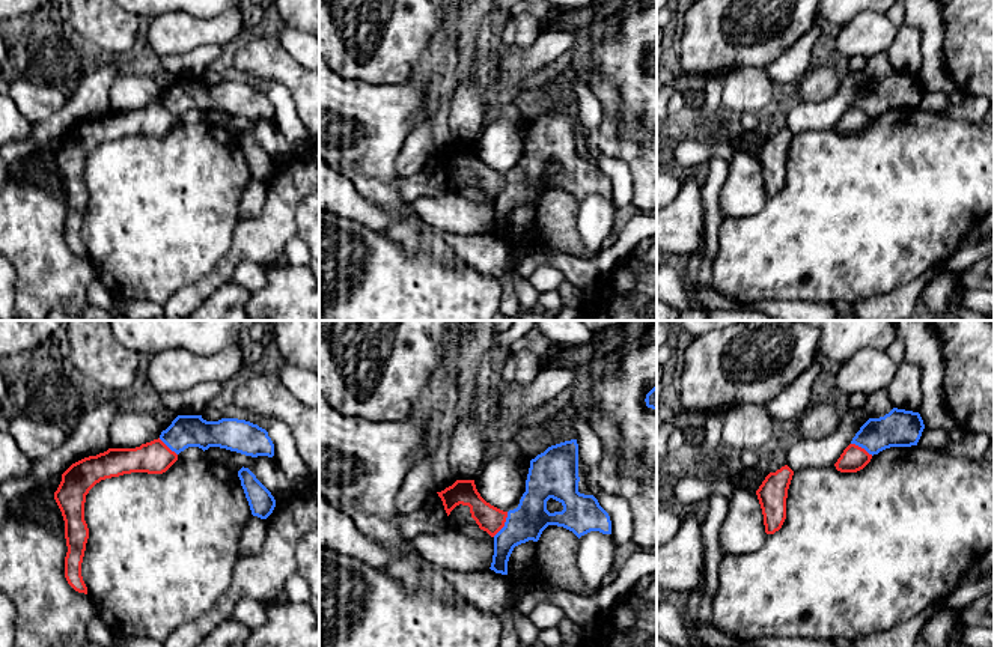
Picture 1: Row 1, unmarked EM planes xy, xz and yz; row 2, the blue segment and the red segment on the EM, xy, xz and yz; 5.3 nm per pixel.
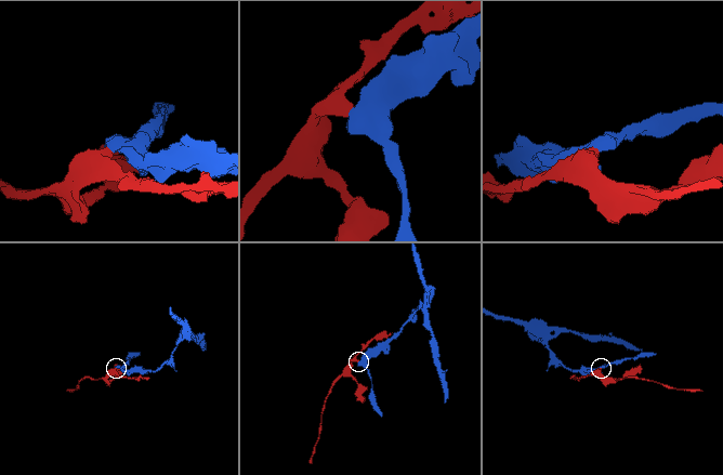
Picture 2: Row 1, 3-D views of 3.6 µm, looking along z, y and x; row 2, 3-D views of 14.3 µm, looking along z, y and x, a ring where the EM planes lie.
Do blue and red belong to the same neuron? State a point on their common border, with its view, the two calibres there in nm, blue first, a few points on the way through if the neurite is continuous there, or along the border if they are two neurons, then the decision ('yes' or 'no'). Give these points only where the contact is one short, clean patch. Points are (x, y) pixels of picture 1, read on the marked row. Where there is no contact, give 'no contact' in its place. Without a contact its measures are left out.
xz (505, 524) | 190/140 nm | along xz (508, 512), (505, 524), (493, 536) | no

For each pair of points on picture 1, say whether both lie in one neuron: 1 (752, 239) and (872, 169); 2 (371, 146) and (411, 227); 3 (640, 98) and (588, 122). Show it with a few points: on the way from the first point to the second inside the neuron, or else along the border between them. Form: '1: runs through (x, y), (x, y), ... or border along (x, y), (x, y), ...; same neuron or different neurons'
1: runs through (782, 239), (808, 233), (842, 199); same neuron
2: runs through (371, 166), (378, 187), (396, 208); same neuron
3: border along (603, 110), (603, 119), (594, 128), (579, 128); different neurons

